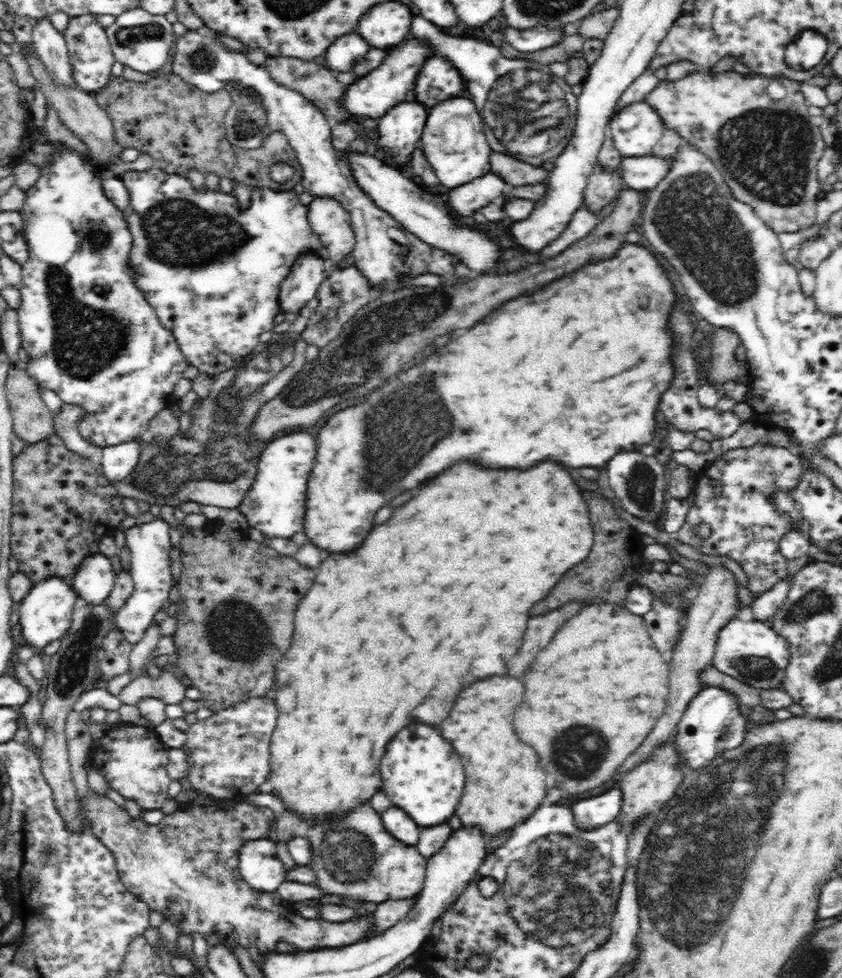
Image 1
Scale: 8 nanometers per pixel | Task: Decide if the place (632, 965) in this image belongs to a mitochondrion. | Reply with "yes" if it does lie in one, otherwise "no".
no

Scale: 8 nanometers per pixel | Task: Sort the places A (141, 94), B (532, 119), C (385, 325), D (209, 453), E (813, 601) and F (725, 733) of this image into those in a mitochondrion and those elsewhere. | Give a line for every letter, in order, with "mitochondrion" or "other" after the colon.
A: other
B: mitochondrion
C: mitochondrion
D: mitochondrion
E: mitochondrion
F: mitochondrion

